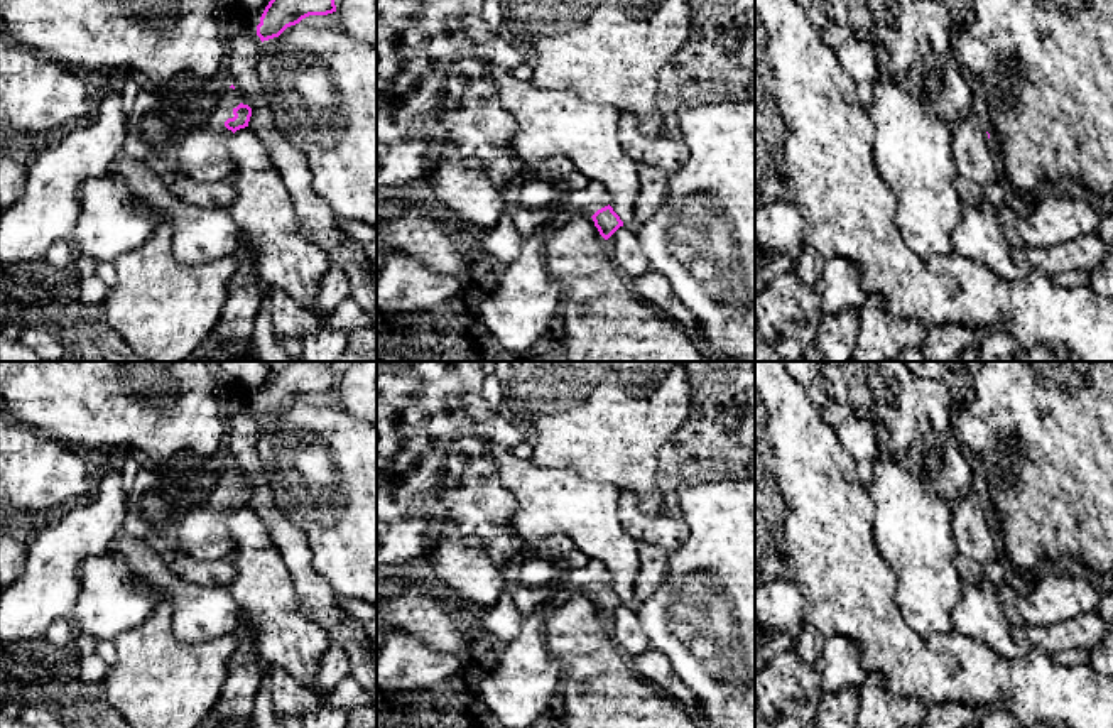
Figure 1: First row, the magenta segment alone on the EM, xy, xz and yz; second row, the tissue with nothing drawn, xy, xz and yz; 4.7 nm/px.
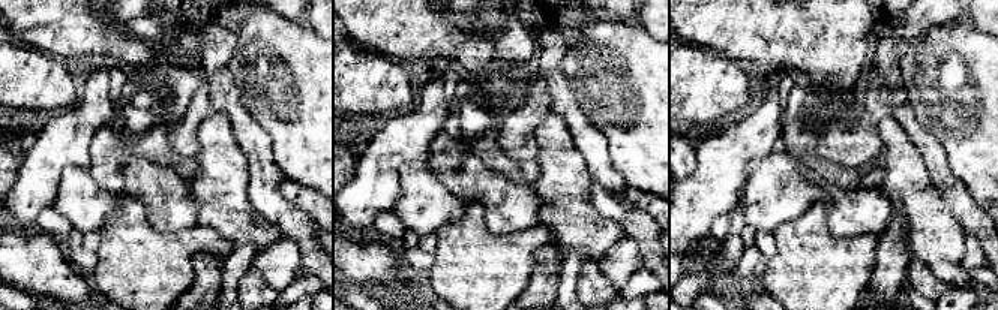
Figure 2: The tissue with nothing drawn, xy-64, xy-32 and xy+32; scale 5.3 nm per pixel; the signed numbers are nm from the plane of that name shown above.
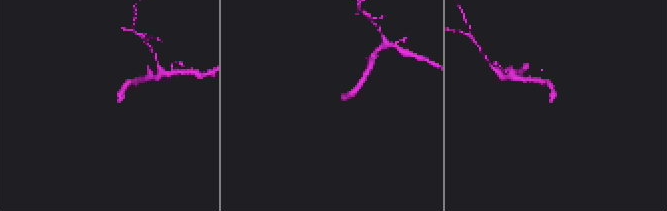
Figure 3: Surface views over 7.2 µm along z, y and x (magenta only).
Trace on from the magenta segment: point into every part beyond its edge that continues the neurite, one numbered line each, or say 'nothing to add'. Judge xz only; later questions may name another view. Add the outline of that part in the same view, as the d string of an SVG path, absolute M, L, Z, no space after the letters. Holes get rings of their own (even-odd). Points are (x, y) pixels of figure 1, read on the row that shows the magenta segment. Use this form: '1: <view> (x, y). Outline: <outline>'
1: xz (593, 196). Outline: M589 181L579 191L566 191L562 201L556 204L556 209L561 220L571 215L593 216L598 209L608 204L610 204L608 189L598 181Z

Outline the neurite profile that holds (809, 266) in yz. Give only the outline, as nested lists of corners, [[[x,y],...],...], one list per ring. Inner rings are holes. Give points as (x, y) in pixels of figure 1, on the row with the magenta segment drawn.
[[[806,245],[802,255],[795,262],[794,272],[804,284],[814,285],[824,265],[826,258],[814,247]]]

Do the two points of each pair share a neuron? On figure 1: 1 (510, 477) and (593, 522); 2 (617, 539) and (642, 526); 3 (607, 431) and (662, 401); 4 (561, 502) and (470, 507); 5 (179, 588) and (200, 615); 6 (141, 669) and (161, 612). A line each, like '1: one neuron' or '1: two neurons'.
1: one neuron
2: two neurons
3: one neuron
4: two neurons
5: one neuron
6: one neuron

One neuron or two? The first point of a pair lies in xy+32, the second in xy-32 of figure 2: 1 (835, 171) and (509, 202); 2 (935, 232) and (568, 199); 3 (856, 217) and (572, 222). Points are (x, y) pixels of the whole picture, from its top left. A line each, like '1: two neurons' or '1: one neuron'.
1: two neurons
2: one neuron
3: two neurons

